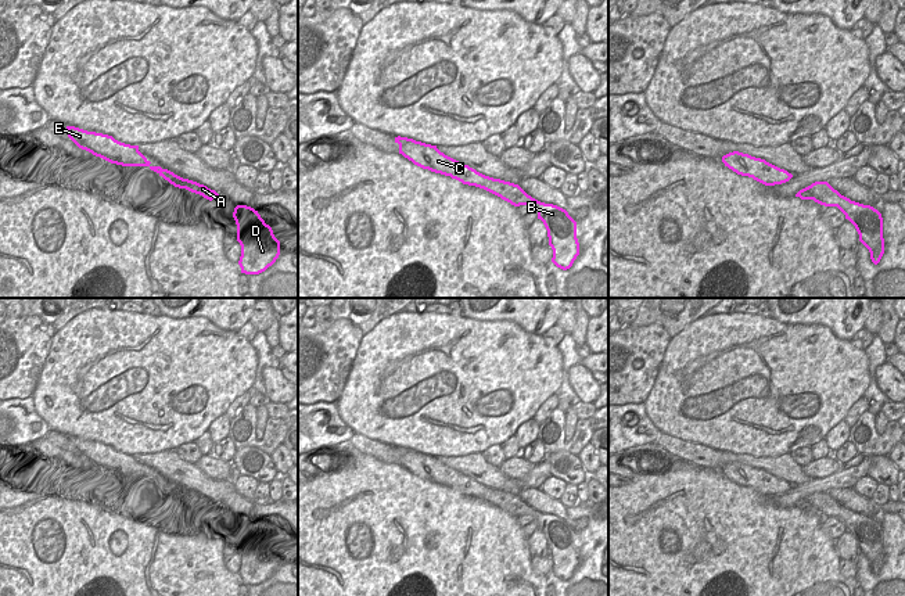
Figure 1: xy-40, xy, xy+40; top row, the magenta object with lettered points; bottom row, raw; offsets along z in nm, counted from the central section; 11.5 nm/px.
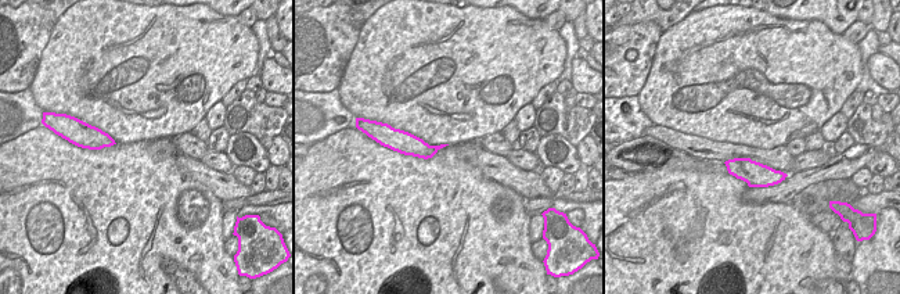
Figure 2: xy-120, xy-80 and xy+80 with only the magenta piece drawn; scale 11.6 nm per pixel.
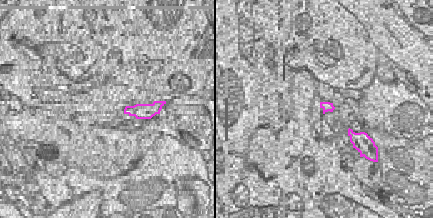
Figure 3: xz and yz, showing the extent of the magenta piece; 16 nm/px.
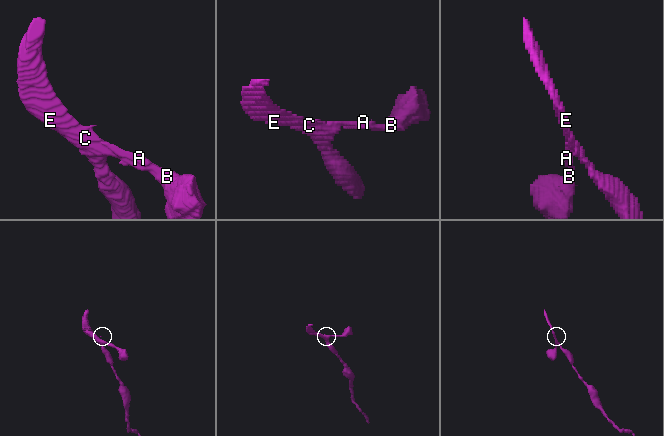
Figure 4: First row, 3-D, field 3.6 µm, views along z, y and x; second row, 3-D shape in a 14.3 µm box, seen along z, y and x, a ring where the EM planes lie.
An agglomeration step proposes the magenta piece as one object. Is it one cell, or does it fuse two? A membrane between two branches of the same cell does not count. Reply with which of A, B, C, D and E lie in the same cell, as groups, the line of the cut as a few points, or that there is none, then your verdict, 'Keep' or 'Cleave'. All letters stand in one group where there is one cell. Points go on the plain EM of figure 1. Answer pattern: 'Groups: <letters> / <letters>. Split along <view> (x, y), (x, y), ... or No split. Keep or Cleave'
Groups: A B C D E. No split. Keep.

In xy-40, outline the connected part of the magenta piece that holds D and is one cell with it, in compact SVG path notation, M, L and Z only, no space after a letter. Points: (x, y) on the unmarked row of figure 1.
M237 516L233 523L237 535L237 552L241 556L238 575L241 584L259 585L272 577L280 566L280 552L261 528L258 521Z

